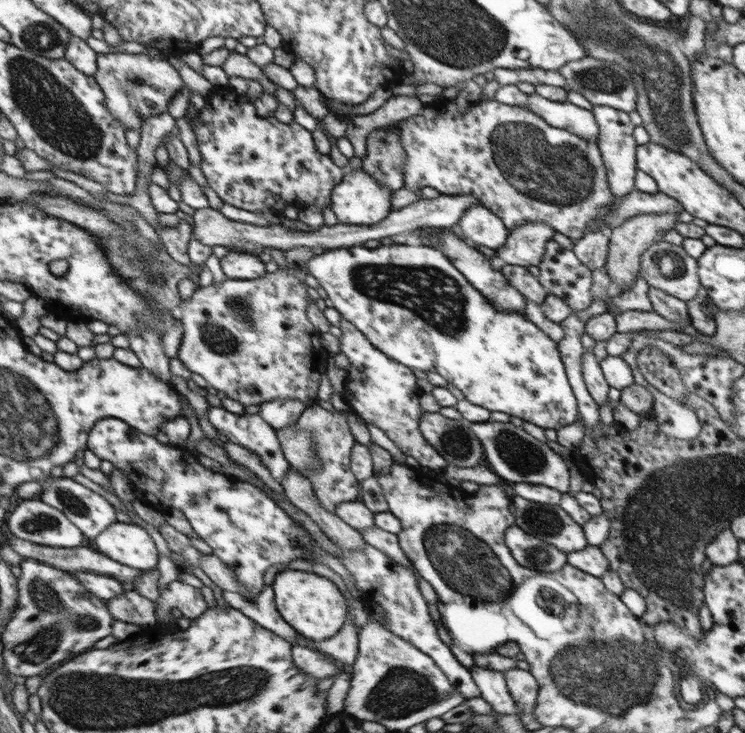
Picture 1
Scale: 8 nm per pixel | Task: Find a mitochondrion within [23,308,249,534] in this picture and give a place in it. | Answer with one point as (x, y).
(219, 339)

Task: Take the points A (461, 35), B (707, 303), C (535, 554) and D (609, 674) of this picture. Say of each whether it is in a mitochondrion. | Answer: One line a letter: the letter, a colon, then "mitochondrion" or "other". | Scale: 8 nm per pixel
A: mitochondrion
B: other
C: mitochondrion
D: mitochondrion

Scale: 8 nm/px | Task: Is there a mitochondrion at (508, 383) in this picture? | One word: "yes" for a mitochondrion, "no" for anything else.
no

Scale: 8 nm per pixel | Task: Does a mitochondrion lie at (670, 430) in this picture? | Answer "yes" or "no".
no

